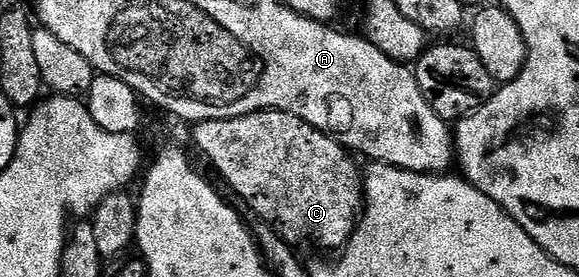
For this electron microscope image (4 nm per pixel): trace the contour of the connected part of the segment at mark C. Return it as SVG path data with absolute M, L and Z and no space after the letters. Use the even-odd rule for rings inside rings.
M262 109L260 113L250 113L244 117L232 117L230 121L196 121L190 126L191 141L195 144L195 149L219 172L219 177L259 216L258 220L264 225L271 226L282 241L287 242L292 247L299 247L302 241L316 241L323 249L342 250L347 242L351 240L356 224L361 216L363 207L363 173L360 162L348 150L344 149L328 137L326 133L319 129L314 129L309 123L297 119L297 115L289 115L285 111L276 109Z

